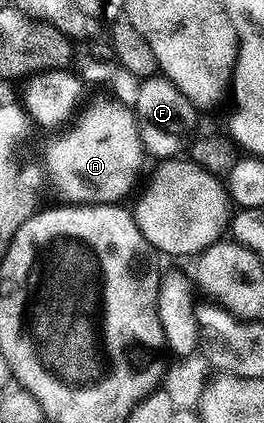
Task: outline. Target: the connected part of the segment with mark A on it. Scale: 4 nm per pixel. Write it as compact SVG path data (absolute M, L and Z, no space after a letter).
M106 102L103 106L92 106L81 113L74 127L66 137L58 138L46 150L48 174L54 177L58 190L70 204L100 206L118 204L130 194L134 181L138 178L138 168L144 159L142 141L138 135L138 119L129 105L121 106L118 102Z

